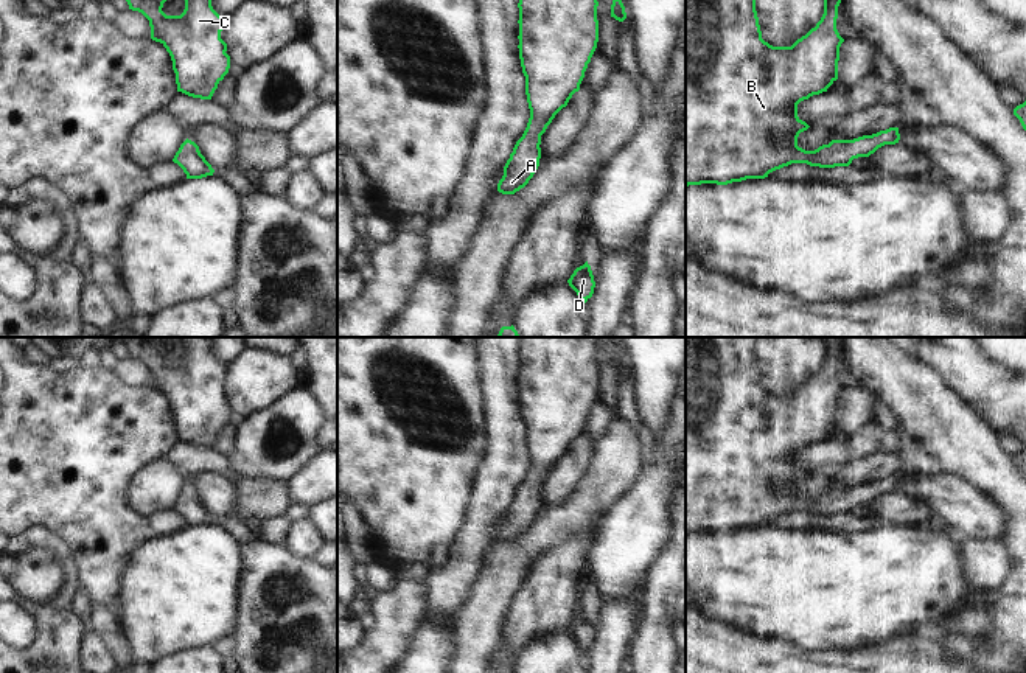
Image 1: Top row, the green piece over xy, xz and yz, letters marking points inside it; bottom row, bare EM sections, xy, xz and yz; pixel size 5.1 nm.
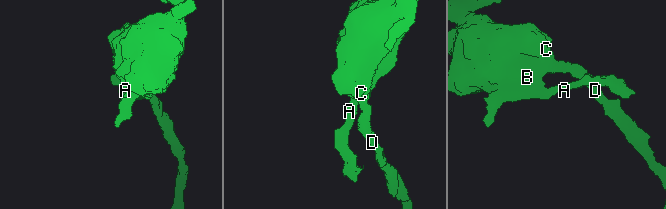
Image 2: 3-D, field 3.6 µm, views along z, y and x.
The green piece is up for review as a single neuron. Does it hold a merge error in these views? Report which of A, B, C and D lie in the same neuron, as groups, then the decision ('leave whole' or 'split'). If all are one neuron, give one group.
A B C D; leave whole

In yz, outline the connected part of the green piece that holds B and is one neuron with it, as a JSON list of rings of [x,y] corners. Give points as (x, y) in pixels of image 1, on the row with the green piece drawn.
[[[686,0],[686,188],[689,185],[728,185],[746,179],[765,179],[791,163],[819,168],[849,166],[885,145],[900,140],[899,127],[889,127],[853,140],[832,140],[815,151],[797,146],[797,137],[810,126],[797,117],[797,104],[827,92],[838,79],[839,47],[836,30],[841,0],[824,0],[821,20],[791,47],[773,47],[762,39],[756,0]]]

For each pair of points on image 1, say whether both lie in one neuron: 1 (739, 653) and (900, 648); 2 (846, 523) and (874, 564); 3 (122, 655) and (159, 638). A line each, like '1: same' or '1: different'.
1: same
2: different
3: different

